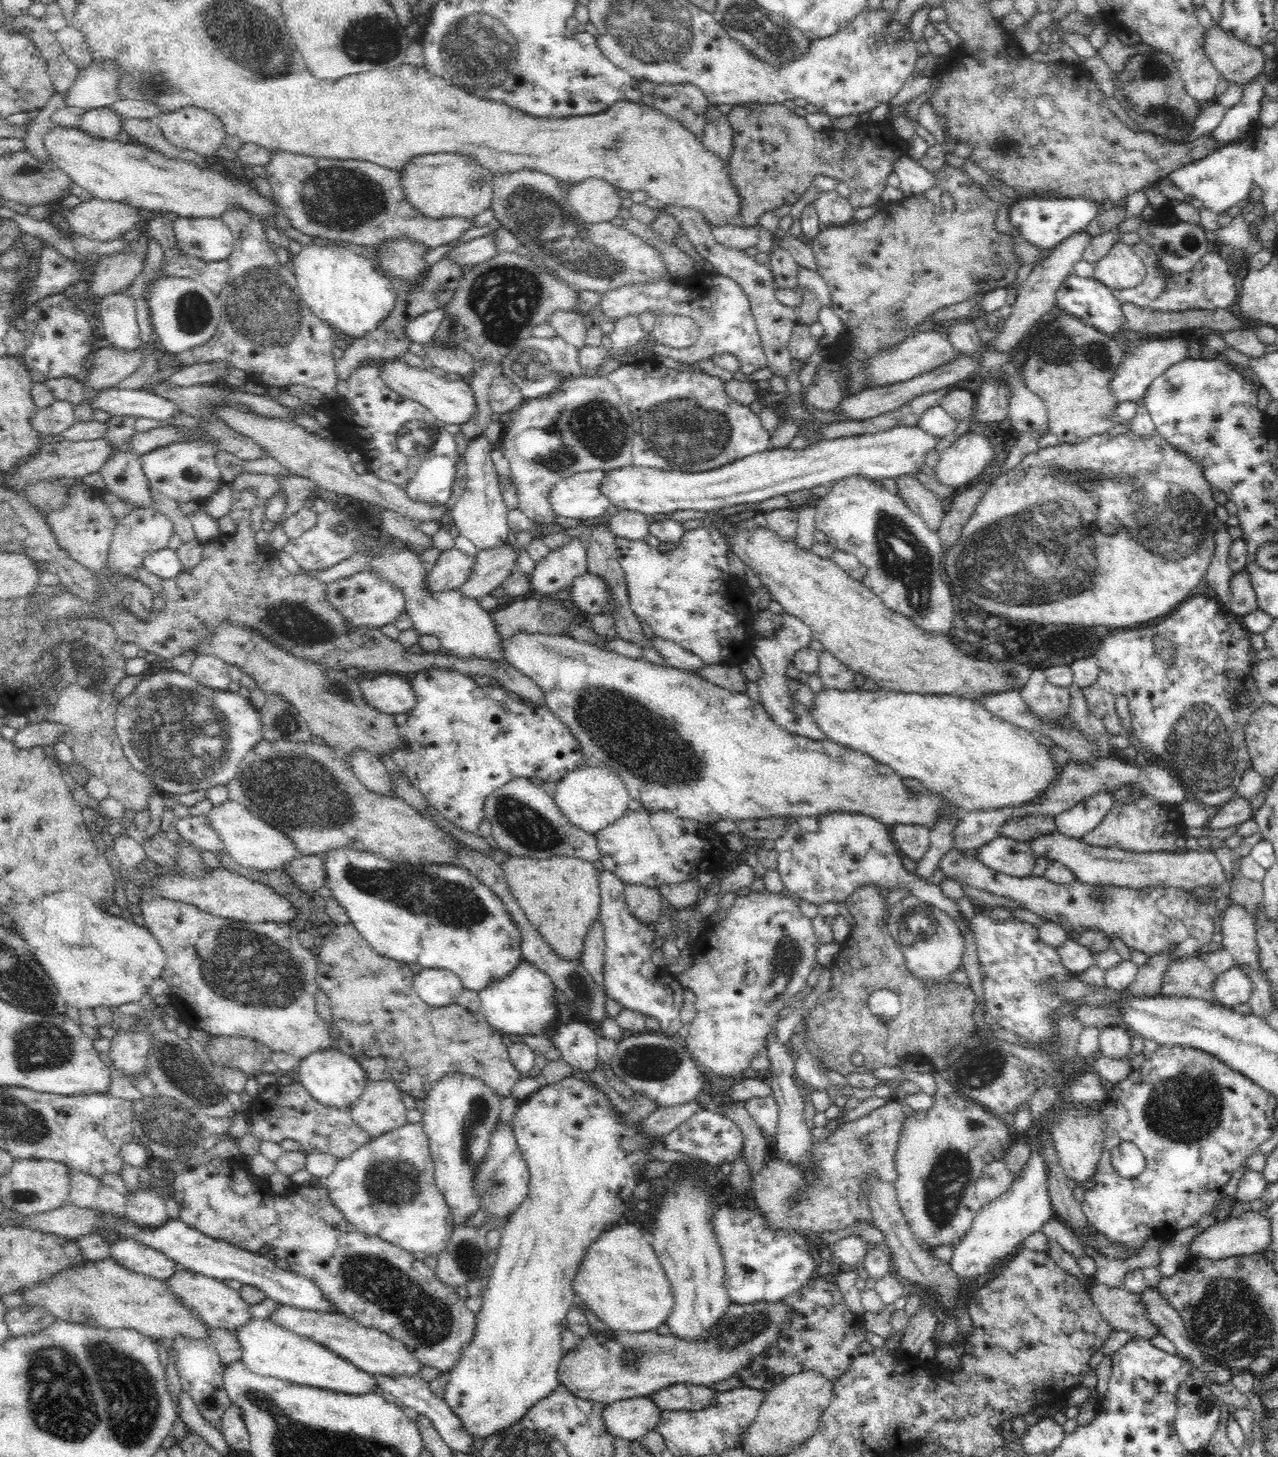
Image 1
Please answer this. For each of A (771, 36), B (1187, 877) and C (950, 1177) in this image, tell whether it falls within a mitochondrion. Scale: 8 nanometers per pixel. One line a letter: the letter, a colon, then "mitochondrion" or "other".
A: mitochondrion
B: other
C: mitochondrion

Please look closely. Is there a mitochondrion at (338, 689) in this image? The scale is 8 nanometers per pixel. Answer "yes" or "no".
yes

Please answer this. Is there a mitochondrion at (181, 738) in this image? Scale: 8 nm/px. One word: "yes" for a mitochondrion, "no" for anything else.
yes

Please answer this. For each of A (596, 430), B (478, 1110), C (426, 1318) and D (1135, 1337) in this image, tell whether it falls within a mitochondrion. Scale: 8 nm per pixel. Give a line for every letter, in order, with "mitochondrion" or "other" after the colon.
A: mitochondrion
B: mitochondrion
C: mitochondrion
D: other

